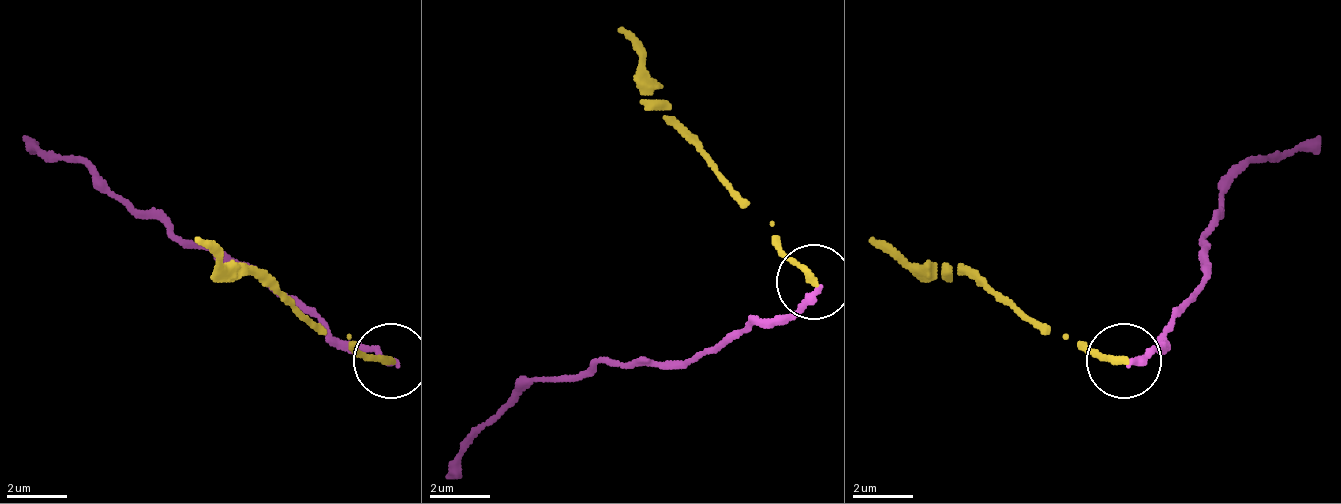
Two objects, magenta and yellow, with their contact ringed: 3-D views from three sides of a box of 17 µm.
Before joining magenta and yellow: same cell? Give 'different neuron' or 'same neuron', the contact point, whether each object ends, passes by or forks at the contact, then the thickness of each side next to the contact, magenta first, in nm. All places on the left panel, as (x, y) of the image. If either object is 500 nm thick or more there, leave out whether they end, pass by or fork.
different neuron; at (390, 360); magenta ends there; yellow ends there; 240 nm thick on the magenta side, 240 nm on the other

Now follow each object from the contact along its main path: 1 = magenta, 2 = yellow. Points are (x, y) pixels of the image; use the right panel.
1: (1129, 358), (1159, 343), (1197, 298), (1219, 193), (1317, 133)
2: (1122, 358), (1099, 358), (1062, 336), (1039, 336), (972, 276), (942, 276), (867, 238)

